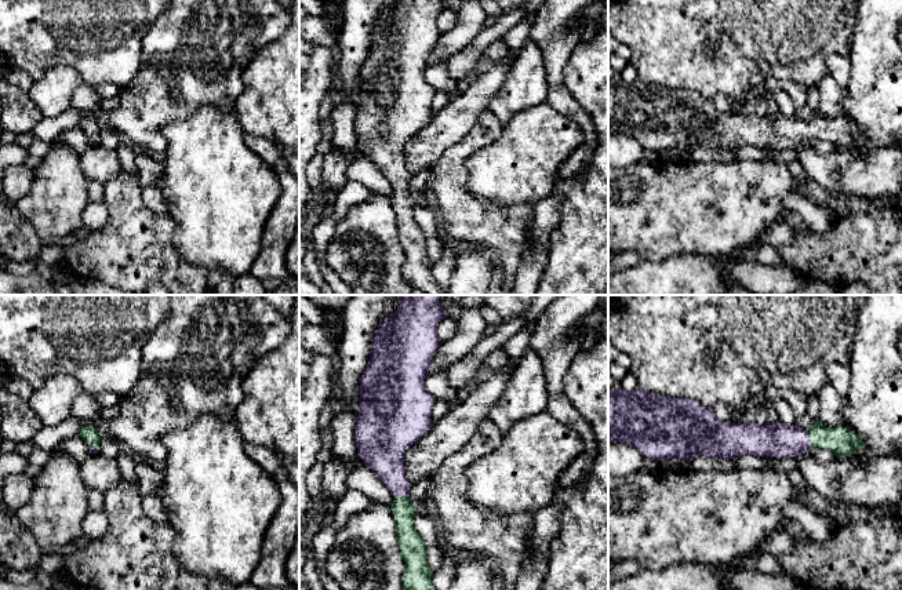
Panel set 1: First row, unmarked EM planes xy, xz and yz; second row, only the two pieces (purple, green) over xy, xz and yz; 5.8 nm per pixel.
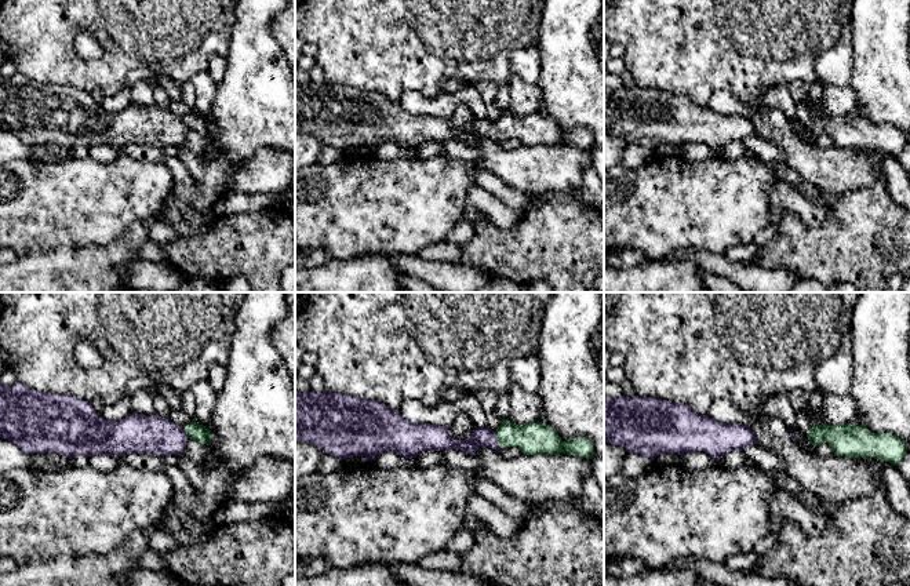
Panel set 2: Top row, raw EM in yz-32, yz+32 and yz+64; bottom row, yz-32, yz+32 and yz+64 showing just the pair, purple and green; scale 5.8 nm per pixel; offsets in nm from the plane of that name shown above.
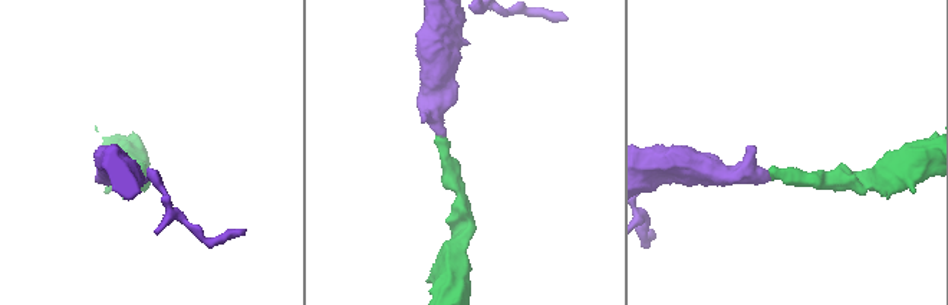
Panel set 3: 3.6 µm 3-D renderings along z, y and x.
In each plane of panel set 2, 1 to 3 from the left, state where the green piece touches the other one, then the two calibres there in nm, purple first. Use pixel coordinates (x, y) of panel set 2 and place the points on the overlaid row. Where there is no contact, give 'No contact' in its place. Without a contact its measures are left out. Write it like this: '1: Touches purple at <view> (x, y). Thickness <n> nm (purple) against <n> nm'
1: Touches purple at yz-32 (185, 433). Thickness 220 nm (purple) against 100 nm
2: Touches purple at yz+32 (497, 440). Thickness 110 nm (purple) against 190 nm
3: No contact

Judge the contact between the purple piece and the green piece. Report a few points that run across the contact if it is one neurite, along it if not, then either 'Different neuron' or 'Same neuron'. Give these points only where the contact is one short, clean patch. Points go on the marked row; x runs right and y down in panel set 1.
Line: yz (782, 441), (807, 439), (837, 439), (842, 441). Same neuron

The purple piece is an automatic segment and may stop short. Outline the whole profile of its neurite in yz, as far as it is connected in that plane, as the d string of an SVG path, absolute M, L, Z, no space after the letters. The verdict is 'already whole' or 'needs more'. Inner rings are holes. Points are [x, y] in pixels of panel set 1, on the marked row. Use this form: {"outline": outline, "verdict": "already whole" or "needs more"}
{"outline": "M625 386L608 390L608 441L629 444L648 460L680 458L688 463L696 456L709 456L720 462L741 455L788 459L810 454L814 447L829 449L837 458L845 458L866 445L854 431L841 426L826 427L818 420L814 420L808 430L781 420L774 427L768 422L727 423L714 415L713 408L695 400L645 393L639 386L633 391L628 391Z", "verdict": "needs more"}

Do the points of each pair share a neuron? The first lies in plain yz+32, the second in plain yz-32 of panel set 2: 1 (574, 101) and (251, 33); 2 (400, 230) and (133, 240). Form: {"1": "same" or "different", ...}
{"1": "same", "2": "different"}

